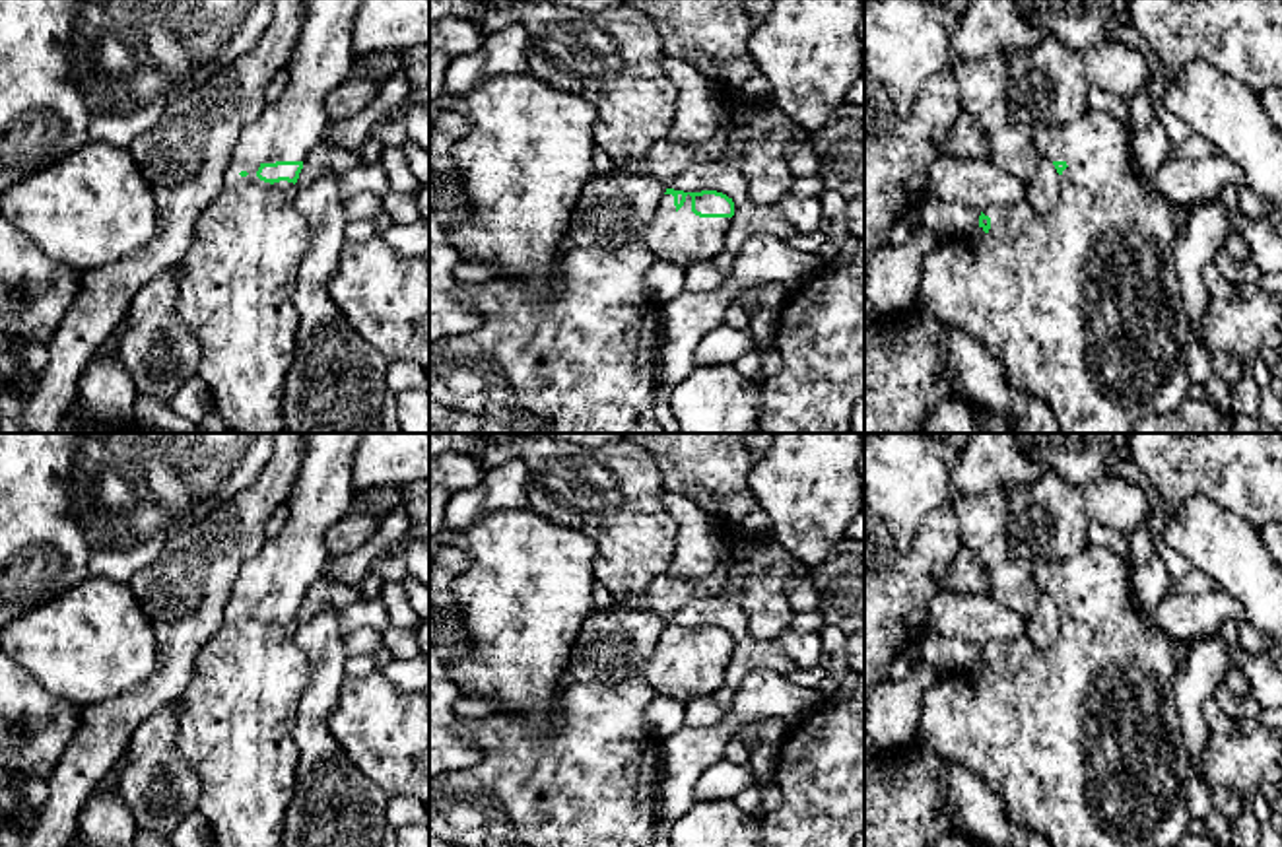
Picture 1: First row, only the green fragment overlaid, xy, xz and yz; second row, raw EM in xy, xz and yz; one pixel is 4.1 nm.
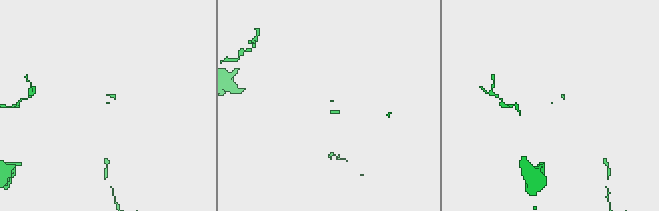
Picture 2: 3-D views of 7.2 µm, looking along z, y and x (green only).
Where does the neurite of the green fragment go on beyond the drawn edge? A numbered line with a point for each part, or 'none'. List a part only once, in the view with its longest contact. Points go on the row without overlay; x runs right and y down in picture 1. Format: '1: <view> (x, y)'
1: xz (680, 673)

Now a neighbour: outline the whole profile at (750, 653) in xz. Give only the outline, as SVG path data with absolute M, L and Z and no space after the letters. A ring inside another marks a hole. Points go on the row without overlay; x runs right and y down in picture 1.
M715 594L690 600L666 624L684 627L717 626L726 629L734 637L734 651L726 666L725 686L734 692L758 668L767 668L781 676L796 668L785 655L779 639L759 641L748 633L748 616L730 596Z

